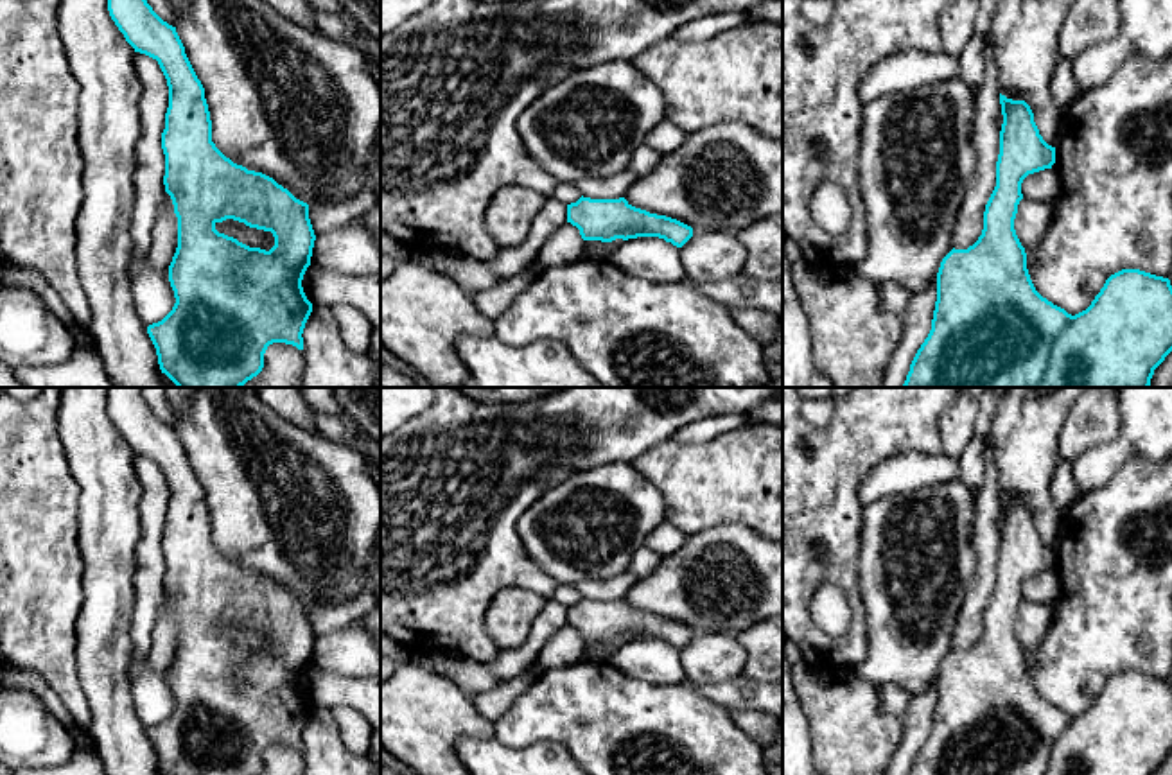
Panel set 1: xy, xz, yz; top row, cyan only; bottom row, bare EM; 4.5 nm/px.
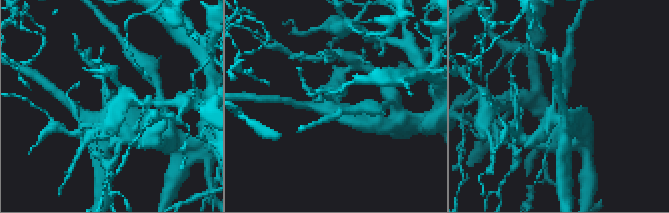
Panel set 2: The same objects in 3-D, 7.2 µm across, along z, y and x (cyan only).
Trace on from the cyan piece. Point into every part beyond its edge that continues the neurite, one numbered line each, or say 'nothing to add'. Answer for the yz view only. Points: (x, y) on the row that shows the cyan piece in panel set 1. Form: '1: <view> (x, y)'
nothing to add

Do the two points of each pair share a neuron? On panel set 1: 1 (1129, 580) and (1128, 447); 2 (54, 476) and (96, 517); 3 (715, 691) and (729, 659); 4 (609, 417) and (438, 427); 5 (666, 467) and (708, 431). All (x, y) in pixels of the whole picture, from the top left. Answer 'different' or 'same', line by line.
1: different
2: different
3: different
4: same
5: different

